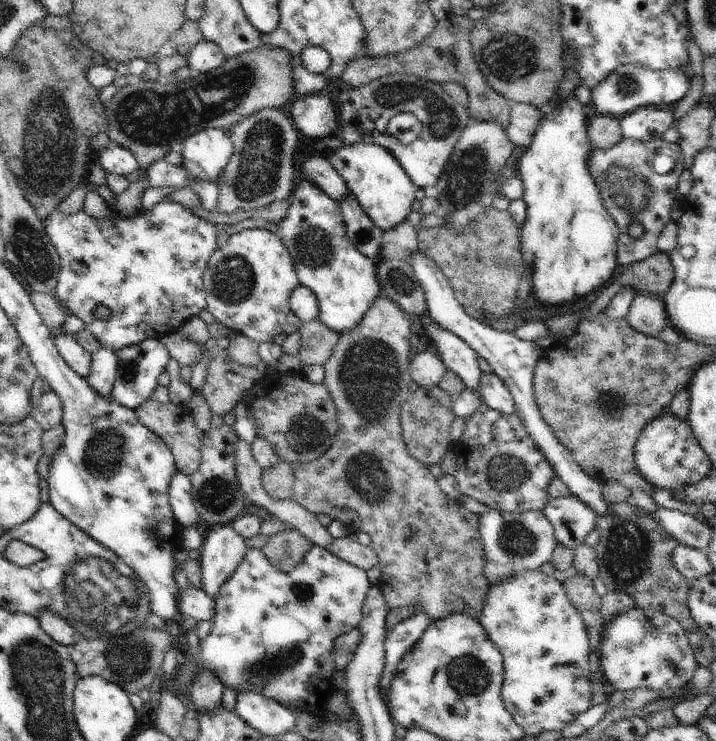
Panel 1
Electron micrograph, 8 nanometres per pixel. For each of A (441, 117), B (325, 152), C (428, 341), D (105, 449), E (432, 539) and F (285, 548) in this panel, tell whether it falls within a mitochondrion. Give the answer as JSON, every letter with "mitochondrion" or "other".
{"A":"mitochondrion","B":"other","C":"other","D":"mitochondrion","E":"other","F":"mitochondrion"}

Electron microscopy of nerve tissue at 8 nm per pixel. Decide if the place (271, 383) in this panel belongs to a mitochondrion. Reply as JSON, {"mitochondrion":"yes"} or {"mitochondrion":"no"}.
{"mitochondrion":"no"}

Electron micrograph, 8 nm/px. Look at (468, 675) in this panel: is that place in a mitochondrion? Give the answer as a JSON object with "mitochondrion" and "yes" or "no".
{"mitochondrion":"yes"}

